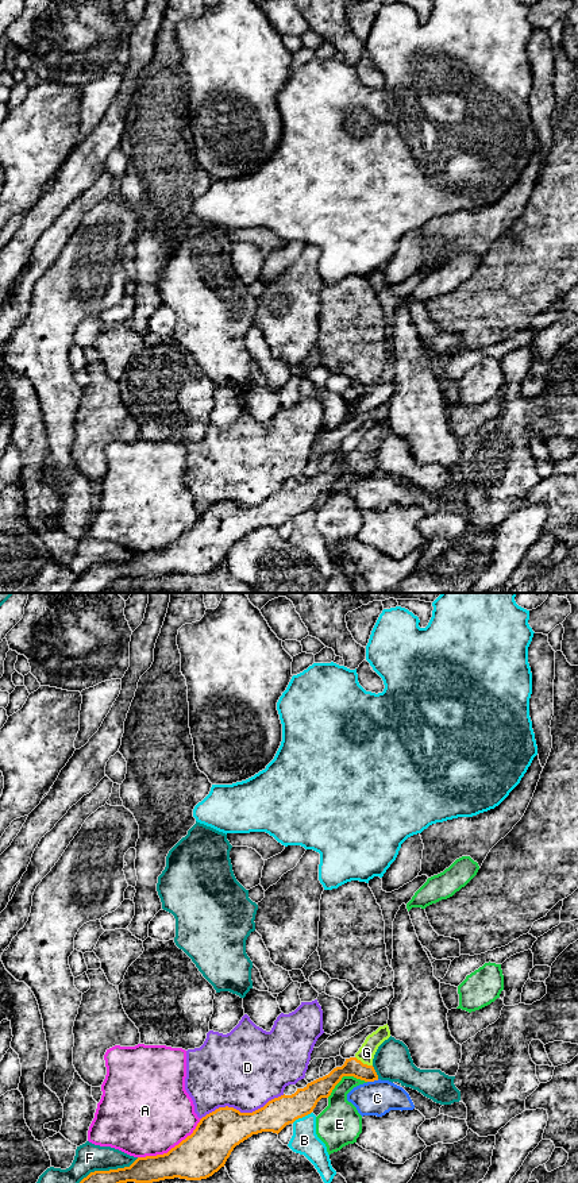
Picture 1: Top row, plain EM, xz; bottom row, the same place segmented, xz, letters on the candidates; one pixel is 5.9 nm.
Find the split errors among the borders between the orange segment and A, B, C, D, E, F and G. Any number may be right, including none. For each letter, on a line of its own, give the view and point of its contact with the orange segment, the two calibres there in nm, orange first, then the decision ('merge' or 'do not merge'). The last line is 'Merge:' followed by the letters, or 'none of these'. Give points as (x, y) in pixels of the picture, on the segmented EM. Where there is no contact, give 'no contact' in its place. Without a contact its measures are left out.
A: xz (172, 1148) | 280/500 nm | do not merge
B: xz (301, 1117) | 180/160 nm | do not merge
C: xz (373, 1081) | 110/200 nm | do not merge
D: xz (242, 1113) | 260/460 nm | do not merge
E: xz (345, 1075) | 120/220 nm | do not merge
F: xz (110, 1170) | 160/170 nm | do not merge
G: xz (362, 1063) | 110/100 nm | merge
Merge: G

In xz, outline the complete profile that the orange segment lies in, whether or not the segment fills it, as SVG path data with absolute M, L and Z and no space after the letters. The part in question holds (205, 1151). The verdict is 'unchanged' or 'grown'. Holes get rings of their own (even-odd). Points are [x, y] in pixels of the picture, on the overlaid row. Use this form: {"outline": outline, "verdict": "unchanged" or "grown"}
{"outline": "M388 1024L369 1034L354 1057L328 1075L297 1088L292 1095L269 1101L253 1113L219 1107L200 1120L190 1136L167 1153L138 1157L130 1167L95 1171L80 1183L153 1183L165 1179L201 1180L221 1167L236 1145L262 1132L280 1133L286 1125L313 1111L321 1098L328 1098L343 1076L365 1082L378 1080L373 1059L378 1047L390 1037Z", "verdict": "grown"}

